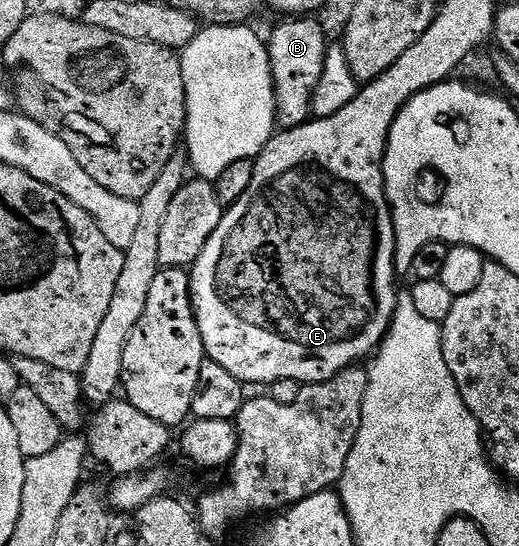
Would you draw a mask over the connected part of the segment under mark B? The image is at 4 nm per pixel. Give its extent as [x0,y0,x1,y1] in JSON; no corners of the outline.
[266,17,330,130]

